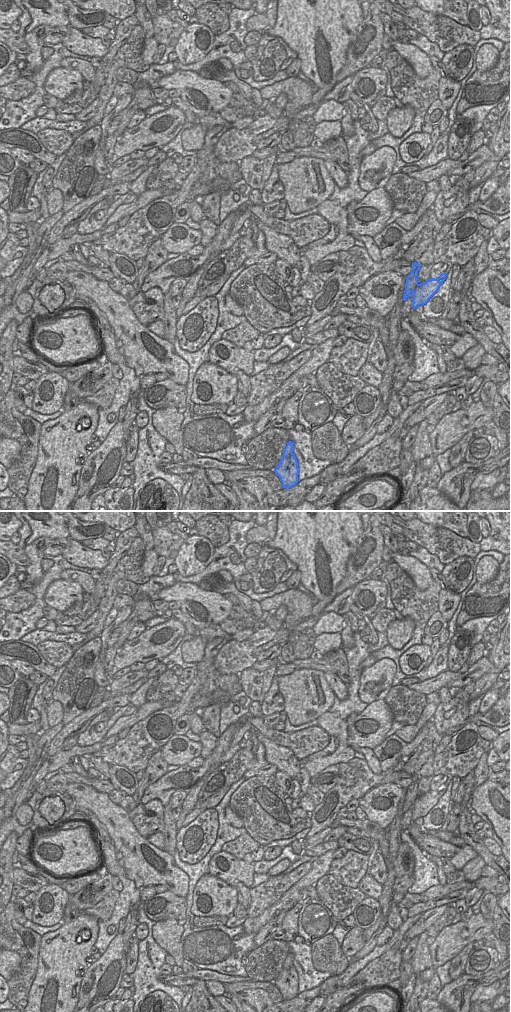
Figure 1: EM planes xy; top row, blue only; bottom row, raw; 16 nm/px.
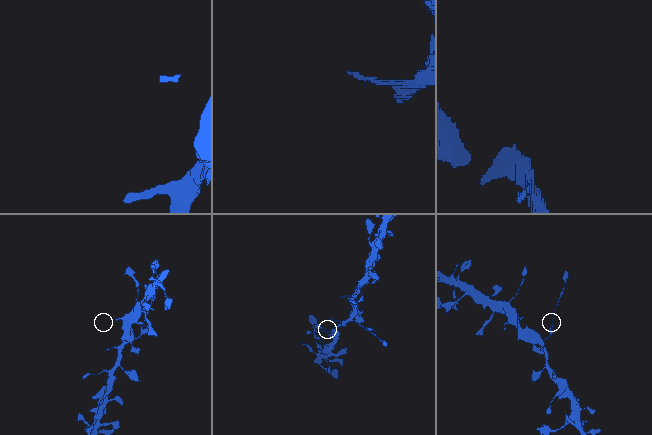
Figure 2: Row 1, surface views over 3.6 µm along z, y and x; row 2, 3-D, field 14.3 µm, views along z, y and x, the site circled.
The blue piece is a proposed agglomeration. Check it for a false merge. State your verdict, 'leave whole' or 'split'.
split

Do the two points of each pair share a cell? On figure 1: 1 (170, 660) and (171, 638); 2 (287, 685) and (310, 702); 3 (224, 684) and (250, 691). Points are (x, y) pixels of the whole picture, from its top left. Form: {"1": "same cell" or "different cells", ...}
{"1": "different cells", "2": "same cell", "3": "different cells"}

